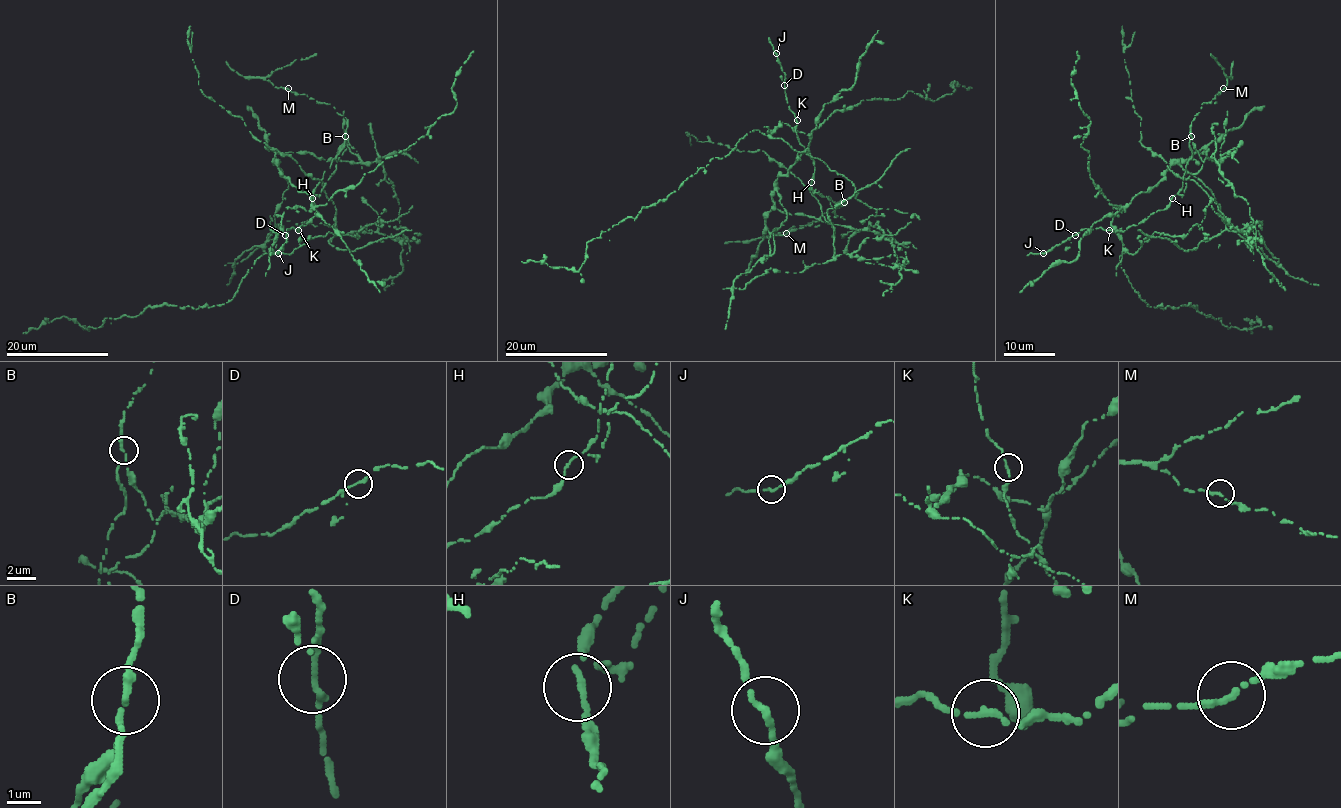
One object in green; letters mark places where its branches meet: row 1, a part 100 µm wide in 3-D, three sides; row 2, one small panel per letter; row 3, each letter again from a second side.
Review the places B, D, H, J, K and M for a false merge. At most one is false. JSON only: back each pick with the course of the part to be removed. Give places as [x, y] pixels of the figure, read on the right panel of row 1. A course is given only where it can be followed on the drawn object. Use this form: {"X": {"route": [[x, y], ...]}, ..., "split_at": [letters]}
{"B": {"route": [[1191, 135], [1211, 161], [1114, 207], [1121, 268], [1149, 307], [1256, 315], [1251, 333]]}, "split_at": ["B"]}

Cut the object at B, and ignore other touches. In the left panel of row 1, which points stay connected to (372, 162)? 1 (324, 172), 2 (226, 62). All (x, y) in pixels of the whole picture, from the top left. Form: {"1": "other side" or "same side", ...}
{"1": "other side", "2": "other side"}

